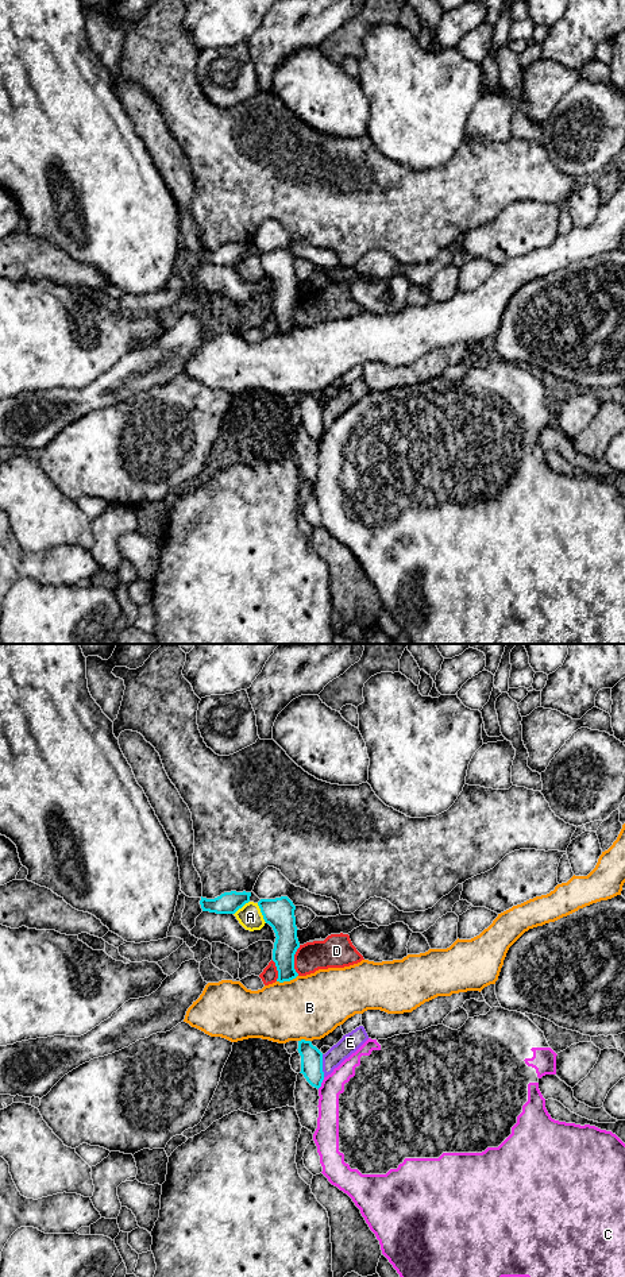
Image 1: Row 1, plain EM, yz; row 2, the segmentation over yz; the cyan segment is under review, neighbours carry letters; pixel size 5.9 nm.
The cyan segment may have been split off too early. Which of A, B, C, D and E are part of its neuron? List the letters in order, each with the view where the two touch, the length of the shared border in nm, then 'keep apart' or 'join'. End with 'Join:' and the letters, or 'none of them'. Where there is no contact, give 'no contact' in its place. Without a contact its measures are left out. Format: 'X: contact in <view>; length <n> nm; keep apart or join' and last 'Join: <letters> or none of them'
A: contact in yz; length 130 nm; keep apart
B: contact in yz; length 130 nm; keep apart
C: contact in yz; length 80 nm; keep apart
D: contact in yz; length 180 nm; keep apart
E: contact in yz; length 140 nm; keep apart
Join: none of them

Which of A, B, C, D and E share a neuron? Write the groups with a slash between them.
A / B / C / D / E

